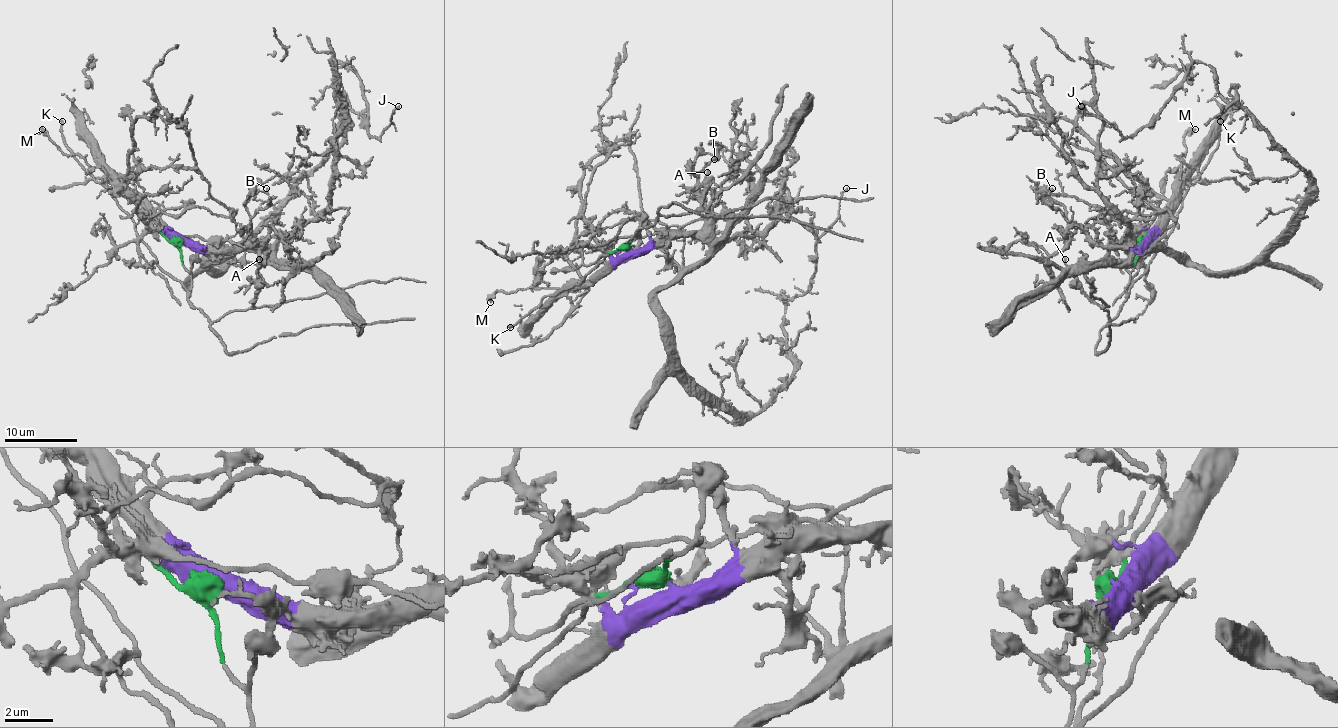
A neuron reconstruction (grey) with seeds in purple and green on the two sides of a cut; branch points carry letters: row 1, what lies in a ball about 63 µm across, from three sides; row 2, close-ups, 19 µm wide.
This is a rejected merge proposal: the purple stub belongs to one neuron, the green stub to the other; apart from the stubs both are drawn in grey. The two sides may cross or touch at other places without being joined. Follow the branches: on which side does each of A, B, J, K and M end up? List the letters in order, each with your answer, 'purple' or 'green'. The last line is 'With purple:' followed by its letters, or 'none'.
A: green
B: purple
J: purple
K: green
M: purple
With purple: B, J, M

